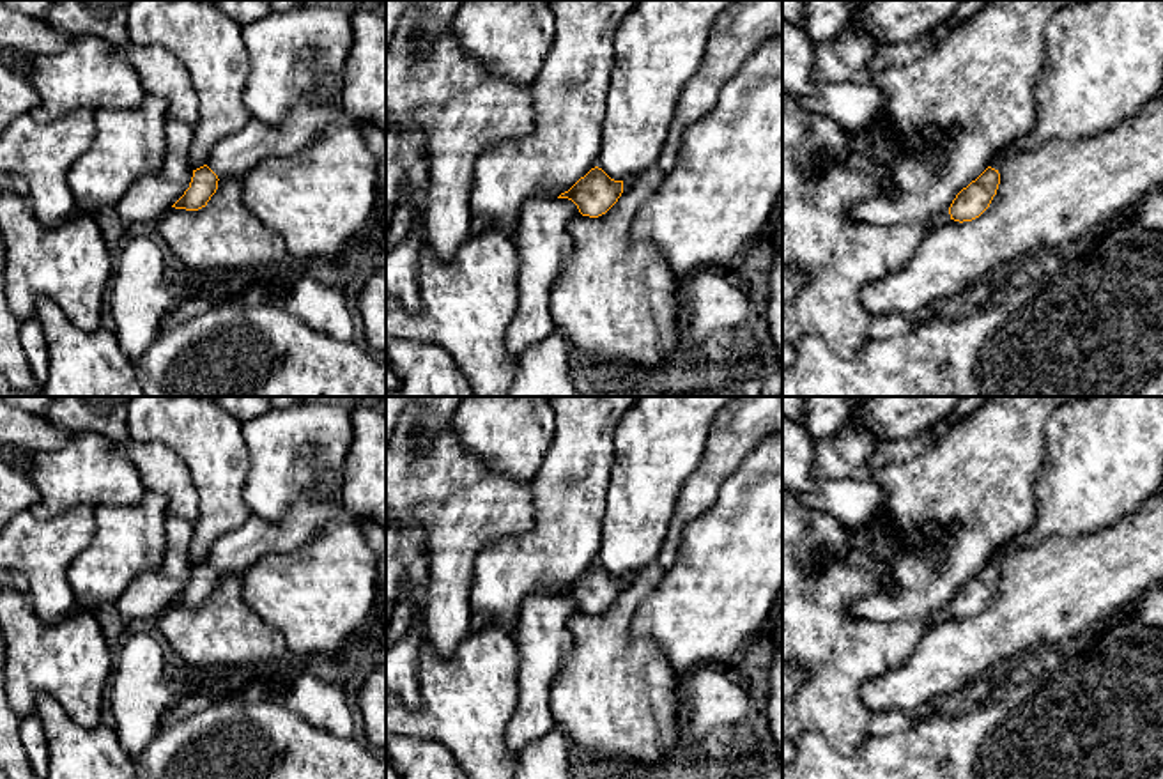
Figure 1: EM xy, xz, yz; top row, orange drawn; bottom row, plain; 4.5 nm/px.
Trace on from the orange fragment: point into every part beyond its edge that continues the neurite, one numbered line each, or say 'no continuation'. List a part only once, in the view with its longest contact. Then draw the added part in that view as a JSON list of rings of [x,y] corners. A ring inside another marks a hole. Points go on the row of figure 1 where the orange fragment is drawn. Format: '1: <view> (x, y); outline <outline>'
1: xy (234, 156); outline [[[304,99],[290,110],[281,126],[251,119],[241,131],[218,142],[207,166],[218,179],[241,181],[260,161],[296,154],[343,119],[340,103]]]

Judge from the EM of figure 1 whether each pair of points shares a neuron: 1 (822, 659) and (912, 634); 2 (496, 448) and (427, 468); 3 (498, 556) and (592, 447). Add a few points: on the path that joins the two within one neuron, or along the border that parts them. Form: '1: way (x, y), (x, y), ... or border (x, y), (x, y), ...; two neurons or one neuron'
1: way (845, 650), (875, 648), (889, 643); one neuron
2: border (450, 422), (455, 436), (489, 470), (510, 477); two neurons
3: way (530, 546), (562, 514), (562, 478); one neuron

